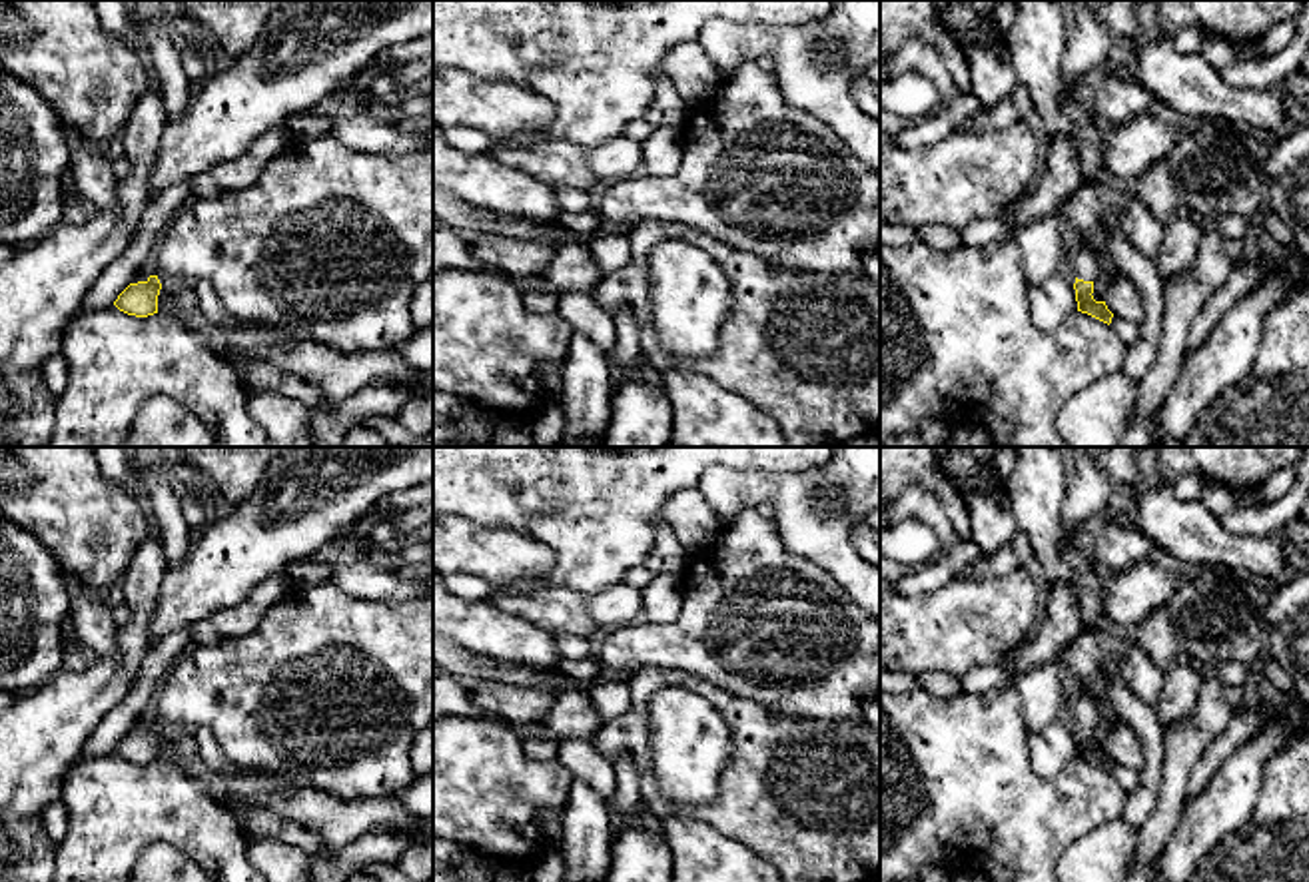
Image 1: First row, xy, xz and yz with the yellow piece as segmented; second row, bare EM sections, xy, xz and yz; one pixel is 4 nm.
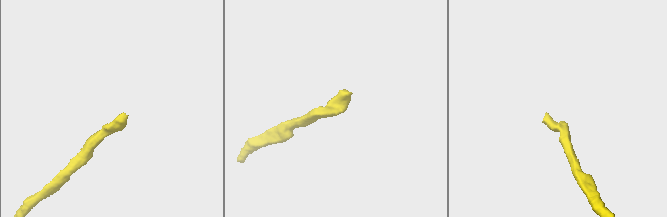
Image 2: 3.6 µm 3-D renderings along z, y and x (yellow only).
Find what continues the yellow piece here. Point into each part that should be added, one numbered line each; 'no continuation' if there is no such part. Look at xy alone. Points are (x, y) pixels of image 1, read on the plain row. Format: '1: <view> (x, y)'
no continuation

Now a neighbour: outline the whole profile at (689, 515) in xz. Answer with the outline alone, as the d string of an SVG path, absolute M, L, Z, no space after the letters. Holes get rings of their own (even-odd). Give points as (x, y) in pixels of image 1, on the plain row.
M696 489L674 493L664 503L664 519L678 543L692 555L704 551L704 547L720 533L714 511Z

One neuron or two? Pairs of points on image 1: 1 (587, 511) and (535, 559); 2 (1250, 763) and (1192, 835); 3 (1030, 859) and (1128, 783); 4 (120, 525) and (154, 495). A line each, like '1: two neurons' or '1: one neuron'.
1: two neurons
2: one neuron
3: two neurons
4: two neurons

